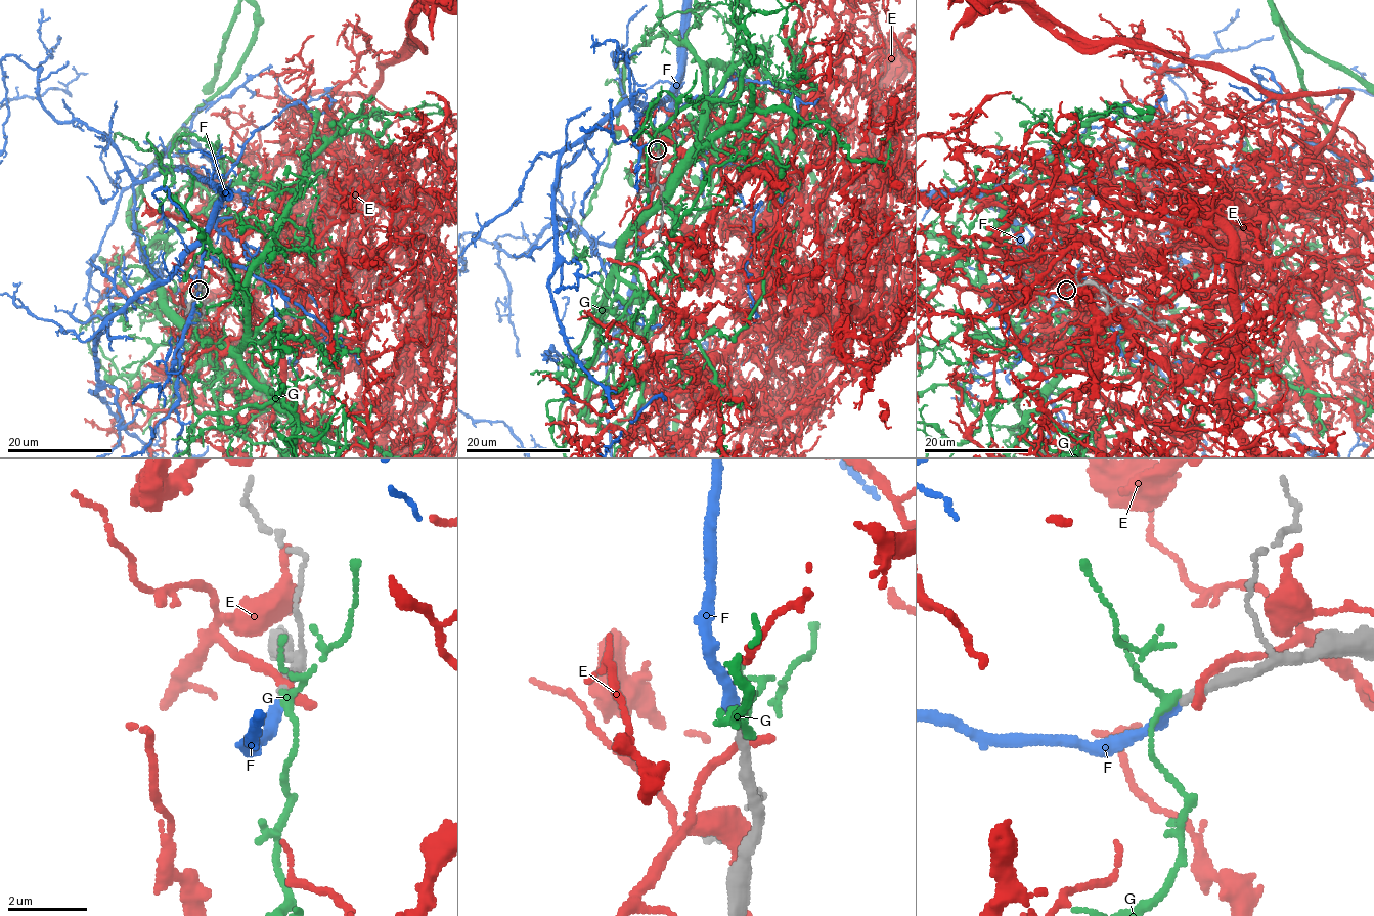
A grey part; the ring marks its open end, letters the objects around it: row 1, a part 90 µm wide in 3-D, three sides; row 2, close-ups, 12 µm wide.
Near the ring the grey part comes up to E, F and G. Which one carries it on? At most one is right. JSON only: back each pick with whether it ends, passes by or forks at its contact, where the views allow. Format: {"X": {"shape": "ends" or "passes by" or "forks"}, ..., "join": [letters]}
{"F": {"shape": "ends"}, "join": ["F"]}

